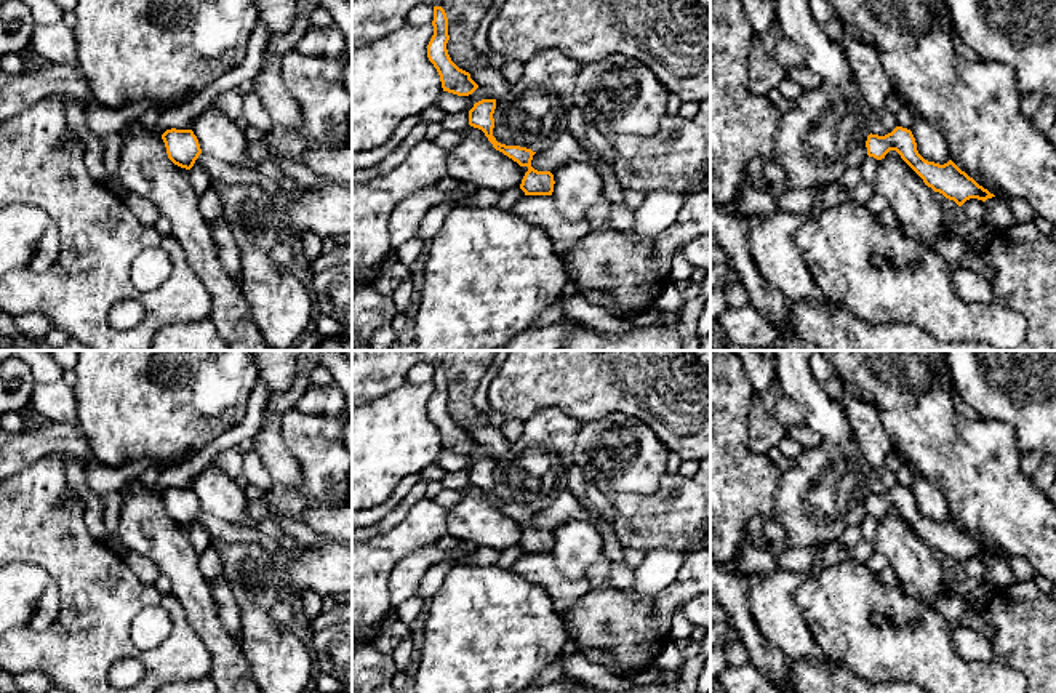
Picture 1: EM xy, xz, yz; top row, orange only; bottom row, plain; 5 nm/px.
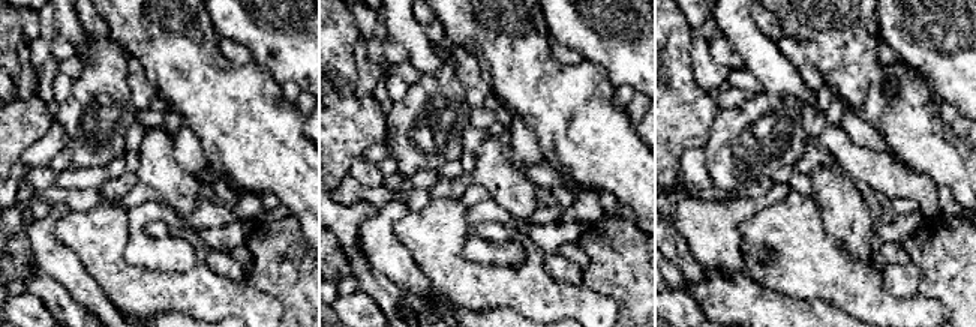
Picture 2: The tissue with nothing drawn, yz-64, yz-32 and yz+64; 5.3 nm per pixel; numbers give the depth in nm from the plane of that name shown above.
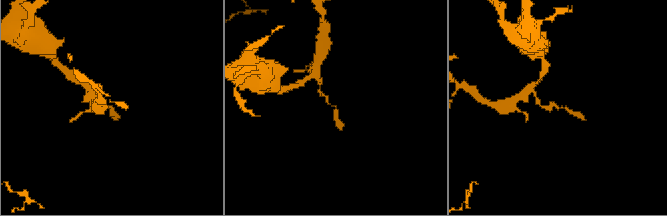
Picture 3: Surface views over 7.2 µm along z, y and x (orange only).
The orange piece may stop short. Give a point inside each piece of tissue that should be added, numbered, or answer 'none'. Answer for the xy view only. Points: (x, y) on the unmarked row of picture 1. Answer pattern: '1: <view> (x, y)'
none

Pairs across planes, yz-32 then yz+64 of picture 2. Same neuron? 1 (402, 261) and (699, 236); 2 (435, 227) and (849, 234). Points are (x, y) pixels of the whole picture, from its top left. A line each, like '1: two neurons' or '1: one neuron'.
1: one neuron
2: two neurons

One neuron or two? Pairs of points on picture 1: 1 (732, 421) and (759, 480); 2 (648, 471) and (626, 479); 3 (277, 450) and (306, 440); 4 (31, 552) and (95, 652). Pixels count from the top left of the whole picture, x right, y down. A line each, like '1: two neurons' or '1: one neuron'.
1: one neuron
2: one neuron
3: two neurons
4: one neuron

